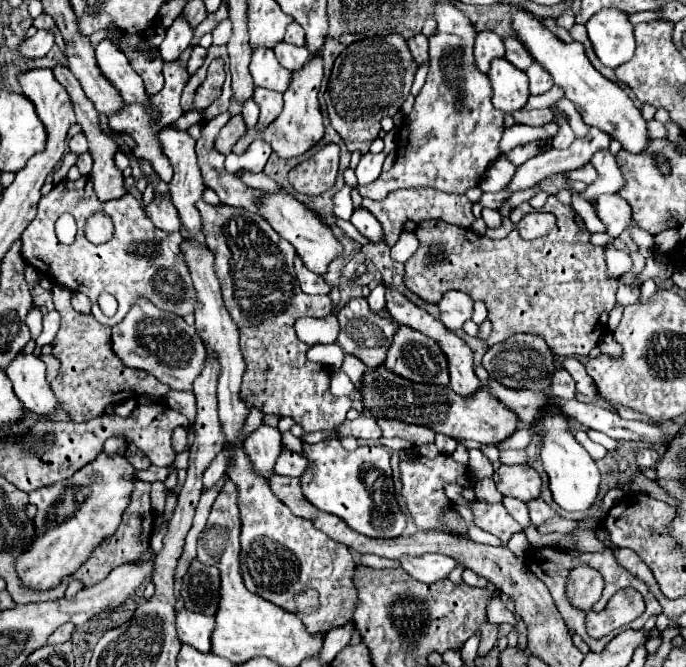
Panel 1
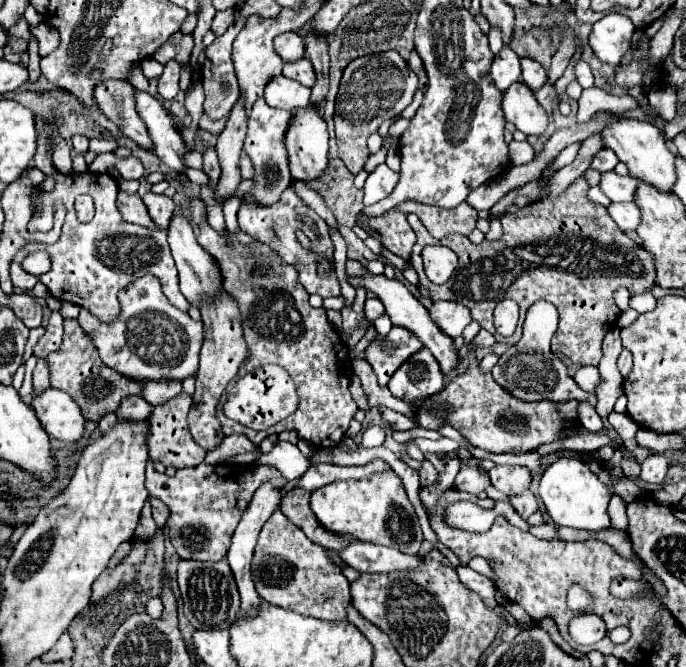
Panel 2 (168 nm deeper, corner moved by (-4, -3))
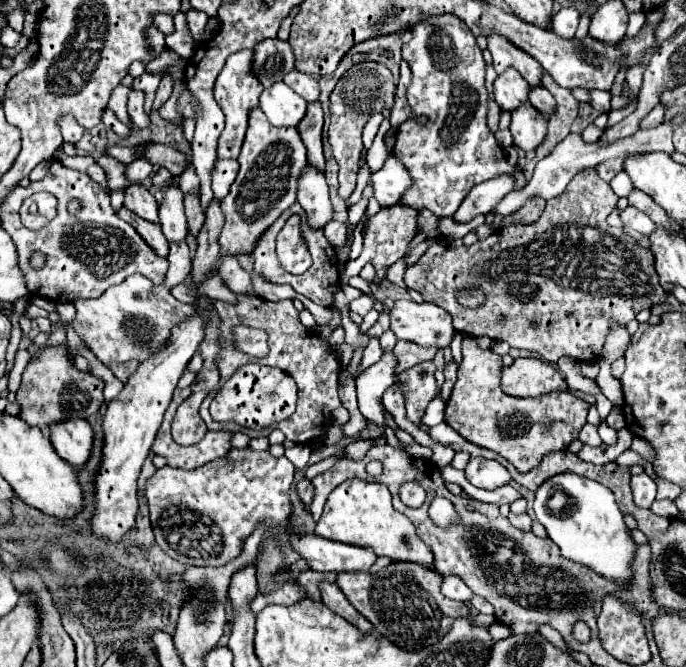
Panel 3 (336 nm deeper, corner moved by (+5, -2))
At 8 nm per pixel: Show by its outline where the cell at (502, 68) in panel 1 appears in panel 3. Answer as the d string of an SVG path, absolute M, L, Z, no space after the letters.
M522 105L522 109L516 109L512 113L512 125L510 131L514 135L514 145L524 151L534 151L544 143L544 137L548 133L546 119L542 113L538 113L532 105Z

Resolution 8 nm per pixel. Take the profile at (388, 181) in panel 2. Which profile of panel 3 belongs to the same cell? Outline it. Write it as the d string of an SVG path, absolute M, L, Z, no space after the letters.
M392 153L388 155L384 167L372 175L374 197L380 201L382 207L398 205L400 197L406 193L410 185L412 177L408 173L408 167L402 161L398 161Z

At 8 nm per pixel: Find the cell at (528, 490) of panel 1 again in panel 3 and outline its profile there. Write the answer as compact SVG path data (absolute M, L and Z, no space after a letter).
M470 457L464 475L472 485L480 489L496 489L510 483L512 479L510 473L500 463L482 457Z

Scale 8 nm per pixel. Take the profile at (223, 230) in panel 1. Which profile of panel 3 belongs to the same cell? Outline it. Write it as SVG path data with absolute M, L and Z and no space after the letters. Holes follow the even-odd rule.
M236 295L238 297L238 305L228 305L228 303L214 303L216 311L220 313L220 353L218 353L218 371L220 371L220 377L232 377L232 373L244 365L246 361L258 361L260 365L270 365L270 367L280 367L284 373L288 373L296 385L298 385L298 405L296 405L296 411L292 417L276 423L274 427L268 427L268 429L262 429L262 431L250 431L246 427L240 427L240 425L224 425L224 423L218 423L212 419L209 406L217 391L211 391L207 397L203 400L200 406L200 416L204 417L204 423L208 425L210 431L244 431L248 433L250 437L258 437L258 435L268 435L272 429L280 429L286 439L294 441L294 443L310 443L318 437L324 437L326 431L330 429L332 425L332 411L336 407L340 407L340 399L338 399L338 375L340 375L340 363L338 363L338 357L336 357L336 351L324 343L322 339L318 339L316 335L308 333L304 329L304 325L300 323L298 319L298 311L294 309L292 301L278 301L278 303L272 303L272 301L266 301L266 299L260 299L260 297L250 297L250 295ZM234 325L246 325L246 327L258 327L258 329L264 329L268 333L268 343L270 343L270 355L266 359L254 359L254 357L248 357L240 351L234 349L232 327Z

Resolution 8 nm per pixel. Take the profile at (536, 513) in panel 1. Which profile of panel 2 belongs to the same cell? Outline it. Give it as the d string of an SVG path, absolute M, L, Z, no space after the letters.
M527 490L527 494L511 496L509 500L511 500L513 508L519 512L519 516L521 516L521 518L529 518L533 512L537 512L537 510L539 510L539 506L537 506L537 498L533 496L533 492L531 492L531 490Z

